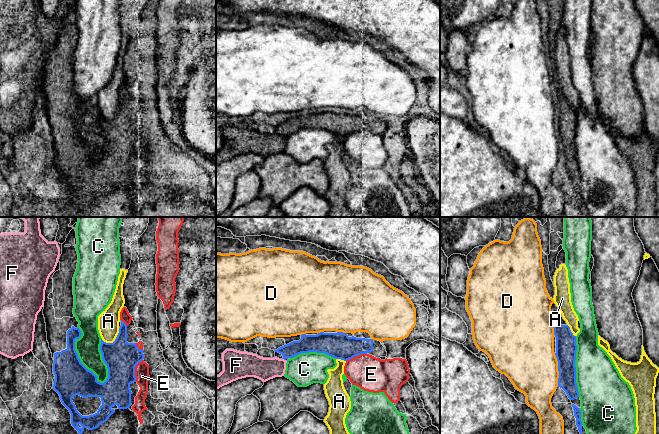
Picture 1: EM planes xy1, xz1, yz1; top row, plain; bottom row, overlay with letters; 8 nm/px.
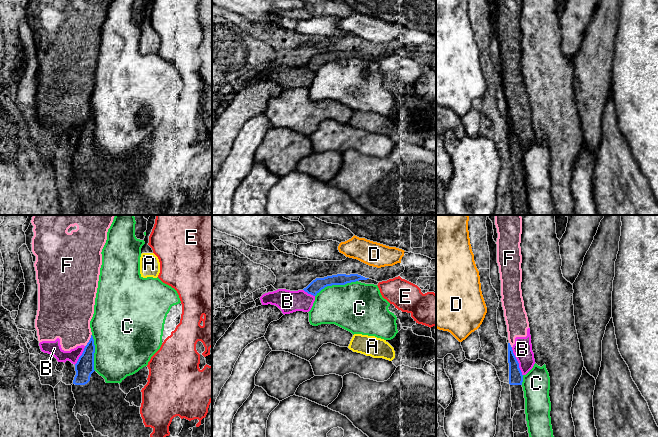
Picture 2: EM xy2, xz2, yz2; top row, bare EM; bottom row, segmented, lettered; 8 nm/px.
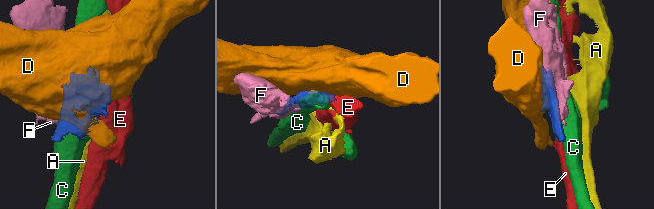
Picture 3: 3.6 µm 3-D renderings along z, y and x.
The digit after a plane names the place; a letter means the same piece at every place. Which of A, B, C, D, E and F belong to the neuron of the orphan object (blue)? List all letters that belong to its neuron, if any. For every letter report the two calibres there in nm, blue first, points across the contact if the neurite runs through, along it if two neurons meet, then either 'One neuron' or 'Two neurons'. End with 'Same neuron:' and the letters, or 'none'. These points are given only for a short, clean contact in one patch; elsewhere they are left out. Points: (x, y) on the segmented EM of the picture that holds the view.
A: Thickness 260 nm (blue) against 180 nm. Boundary: xy1 (119, 328), (119, 332), (112, 342), (104, 342), (101, 339). Two neurons
B: Thickness 110 nm (blue) against 160 nm. Boundary: yz2 (511, 347), (522, 375). Two neurons
C: Thickness 280 nm (blue) against 190 nm. Two neurons
D: Thickness 170 nm (blue) against 420 nm. Two neurons
E: Thickness 260 nm (blue) against 110 nm. Two neurons
F: Thickness 150 nm (blue) against 360 nm. Two neurons
Same neuron: none

